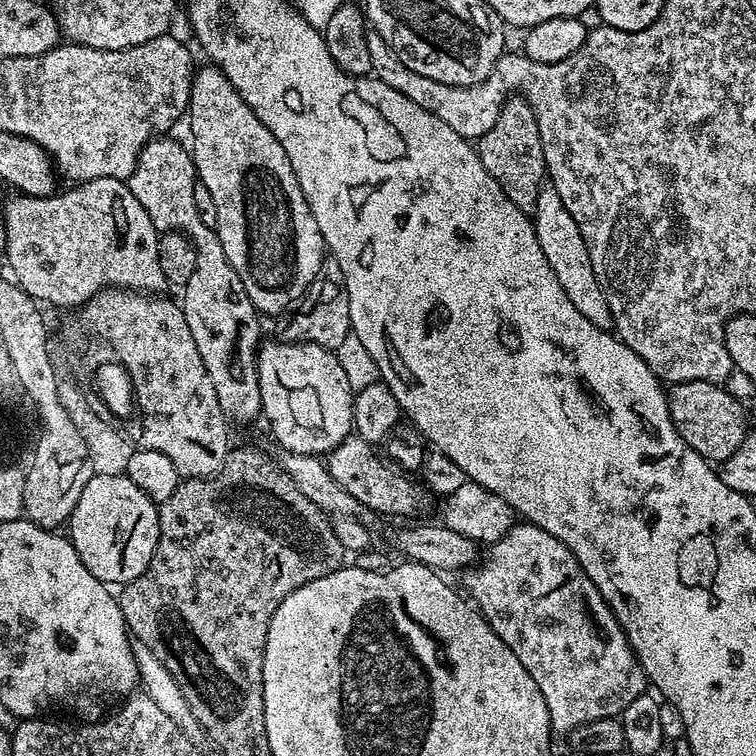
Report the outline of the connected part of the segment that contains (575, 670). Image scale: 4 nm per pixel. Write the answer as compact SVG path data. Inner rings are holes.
M527 522L513 523L512 528L502 539L487 545L482 559L475 566L469 567L466 575L468 575L469 592L467 595L474 601L475 607L479 608L481 614L488 619L488 624L500 635L502 642L506 642L506 646L510 646L510 650L514 650L514 654L518 654L518 662L522 662L522 666L526 666L530 678L534 678L534 682L538 682L538 690L542 690L542 698L546 698L546 710L550 714L553 733L569 734L580 724L619 717L624 708L630 706L630 702L634 702L639 696L645 695L646 689L649 687L648 677L644 675L642 666L637 662L636 653L632 651L630 642L620 628L615 614L612 613L610 606L602 598L598 586L594 586L592 579L585 574L584 567L578 562L576 555L565 544L558 542L558 538L546 534L546 530L542 530L533 524Z

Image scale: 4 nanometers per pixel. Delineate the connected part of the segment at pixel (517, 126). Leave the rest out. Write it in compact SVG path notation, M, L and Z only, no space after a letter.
M519 94L509 95L498 114L498 122L494 122L494 126L490 126L490 130L480 137L478 151L482 166L486 166L486 170L490 170L490 178L502 186L506 198L510 198L510 202L522 211L531 213L546 180L546 165L538 118L530 102Z

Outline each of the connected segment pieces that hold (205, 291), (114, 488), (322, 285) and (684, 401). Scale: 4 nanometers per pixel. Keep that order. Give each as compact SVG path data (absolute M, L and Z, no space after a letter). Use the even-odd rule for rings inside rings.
M168 138L148 141L126 183L134 198L142 202L146 214L150 214L150 222L154 222L157 233L180 232L196 247L196 269L182 288L186 326L190 326L190 334L194 334L198 354L202 354L202 362L214 382L224 415L229 421L248 424L262 412L256 369L256 353L262 343L261 317L250 302L250 294L246 294L246 286L242 286L242 278L238 278L234 266L230 266L215 227L198 218L198 210L194 207L194 186L198 177L191 151L176 140L164 139Z
M126 474L94 475L67 520L66 535L94 578L109 586L123 586L142 575L154 558L160 537L160 510Z
M332 270L332 273L321 274L314 278L314 282L306 289L304 295L288 308L279 317L280 320L276 324L275 339L281 340L284 344L313 344L314 346L322 346L335 350L338 346L342 346L342 341L349 336L352 330L350 322L350 298L346 290L346 282L342 278L339 270Z
M682 382L671 385L668 392L670 418L678 430L678 434L695 452L709 462L722 462L742 446L747 438L749 425L749 409L742 406L737 397L728 393L727 387L710 382Z

